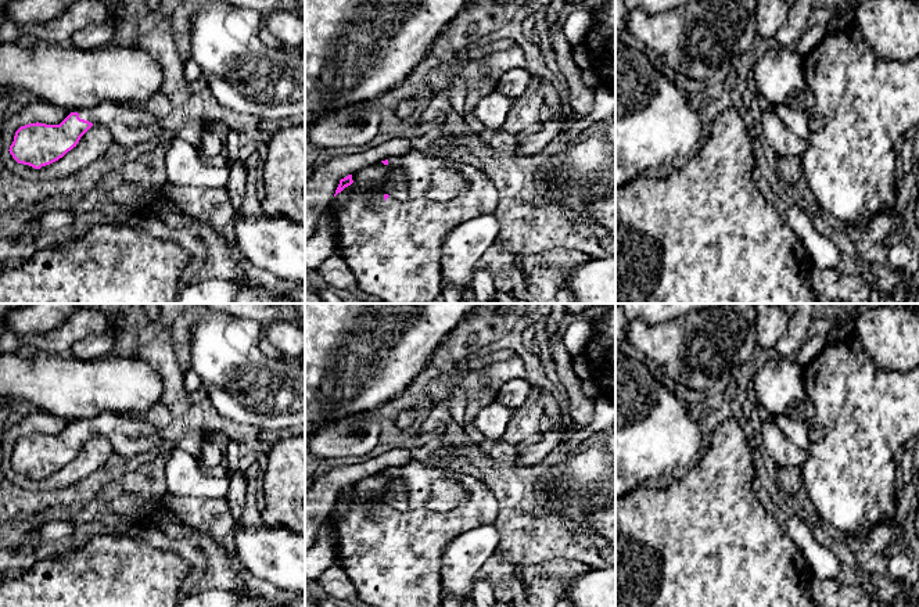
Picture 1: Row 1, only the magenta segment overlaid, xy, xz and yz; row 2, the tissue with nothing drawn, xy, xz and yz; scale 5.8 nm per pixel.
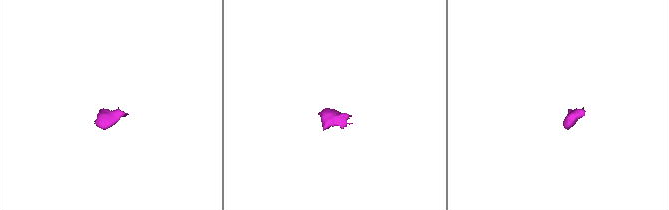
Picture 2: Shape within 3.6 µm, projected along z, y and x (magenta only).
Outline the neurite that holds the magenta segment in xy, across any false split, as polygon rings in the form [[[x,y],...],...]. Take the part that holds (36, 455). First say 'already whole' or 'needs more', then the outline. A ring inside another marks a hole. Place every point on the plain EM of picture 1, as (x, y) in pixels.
needs more; [[[105,412],[93,420],[71,423],[60,435],[36,432],[21,437],[8,461],[18,474],[40,480],[76,457],[94,434],[105,437],[114,453],[126,459],[162,449],[161,431],[144,417]]]

